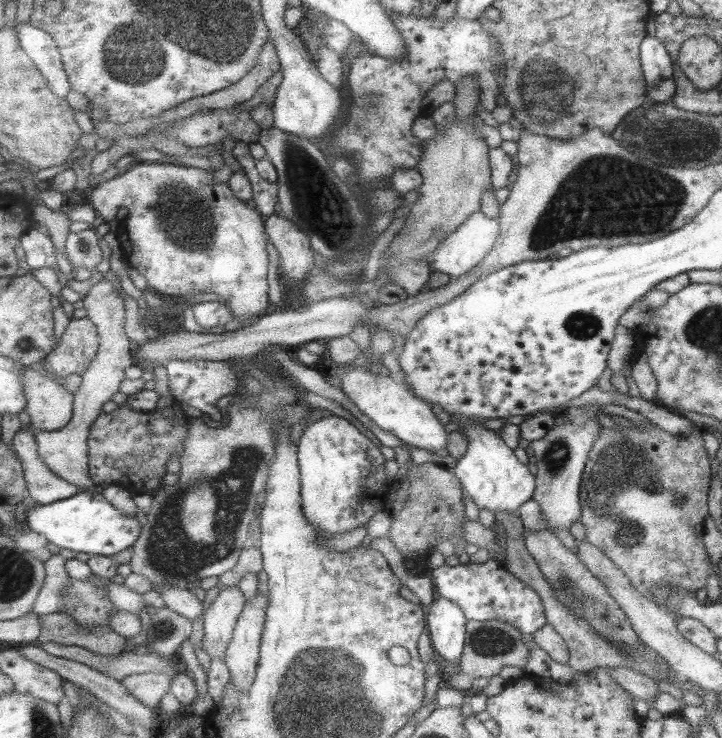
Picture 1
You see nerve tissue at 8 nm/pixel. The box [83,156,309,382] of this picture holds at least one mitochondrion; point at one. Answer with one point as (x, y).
(187, 222)

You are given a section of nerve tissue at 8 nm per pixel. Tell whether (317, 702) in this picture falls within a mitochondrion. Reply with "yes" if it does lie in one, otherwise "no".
yes

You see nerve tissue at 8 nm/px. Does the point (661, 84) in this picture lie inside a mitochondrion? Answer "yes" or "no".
yes

